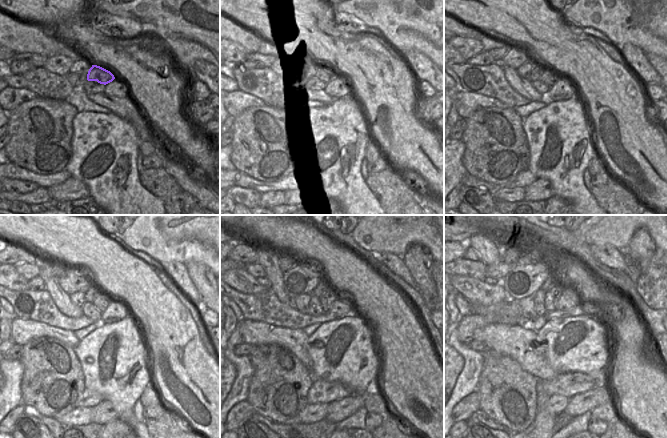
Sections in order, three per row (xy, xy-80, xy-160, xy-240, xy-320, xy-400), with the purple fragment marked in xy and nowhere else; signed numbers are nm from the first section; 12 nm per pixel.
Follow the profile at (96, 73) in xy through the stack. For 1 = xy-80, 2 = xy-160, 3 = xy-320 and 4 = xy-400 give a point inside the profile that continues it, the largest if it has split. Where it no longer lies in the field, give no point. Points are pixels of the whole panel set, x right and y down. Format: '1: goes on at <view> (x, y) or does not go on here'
1: goes on at xy-80 (322, 75)
2: goes on at xy-160 (549, 78)
3: goes on at xy-320 (327, 299)
4: goes on at xy-400 (551, 297)

